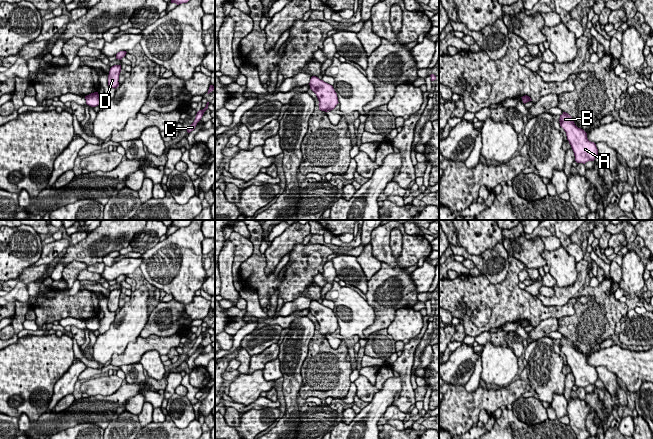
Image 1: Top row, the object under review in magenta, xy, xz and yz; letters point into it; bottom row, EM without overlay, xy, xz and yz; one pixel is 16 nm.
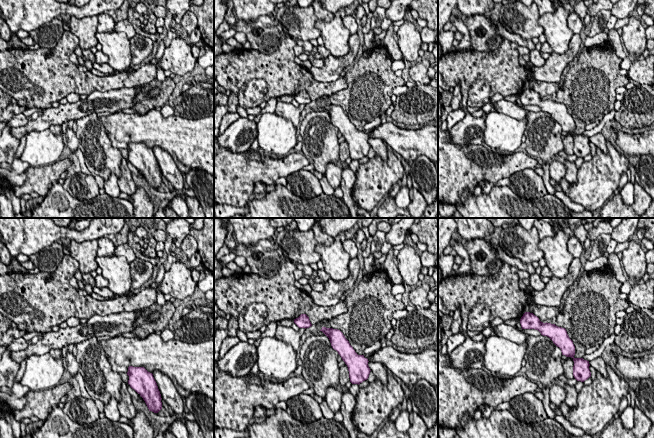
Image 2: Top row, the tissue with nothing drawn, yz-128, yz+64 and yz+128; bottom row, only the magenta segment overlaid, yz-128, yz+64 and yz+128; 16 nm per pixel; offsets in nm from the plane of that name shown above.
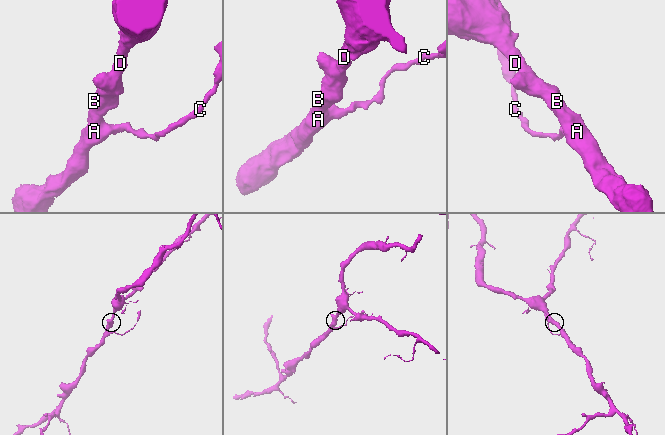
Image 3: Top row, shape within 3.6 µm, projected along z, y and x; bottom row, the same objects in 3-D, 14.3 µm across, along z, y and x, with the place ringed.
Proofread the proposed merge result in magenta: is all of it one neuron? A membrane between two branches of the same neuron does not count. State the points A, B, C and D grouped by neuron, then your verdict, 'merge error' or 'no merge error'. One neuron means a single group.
A B C D | no merge error

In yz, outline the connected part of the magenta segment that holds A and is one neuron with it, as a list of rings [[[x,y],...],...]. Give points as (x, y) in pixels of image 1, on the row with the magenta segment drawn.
[[[566,112],[560,115],[559,121],[560,126],[566,132],[567,140],[574,152],[575,161],[583,164],[594,161],[599,153],[596,144],[588,140],[587,133],[578,128],[573,118]]]

